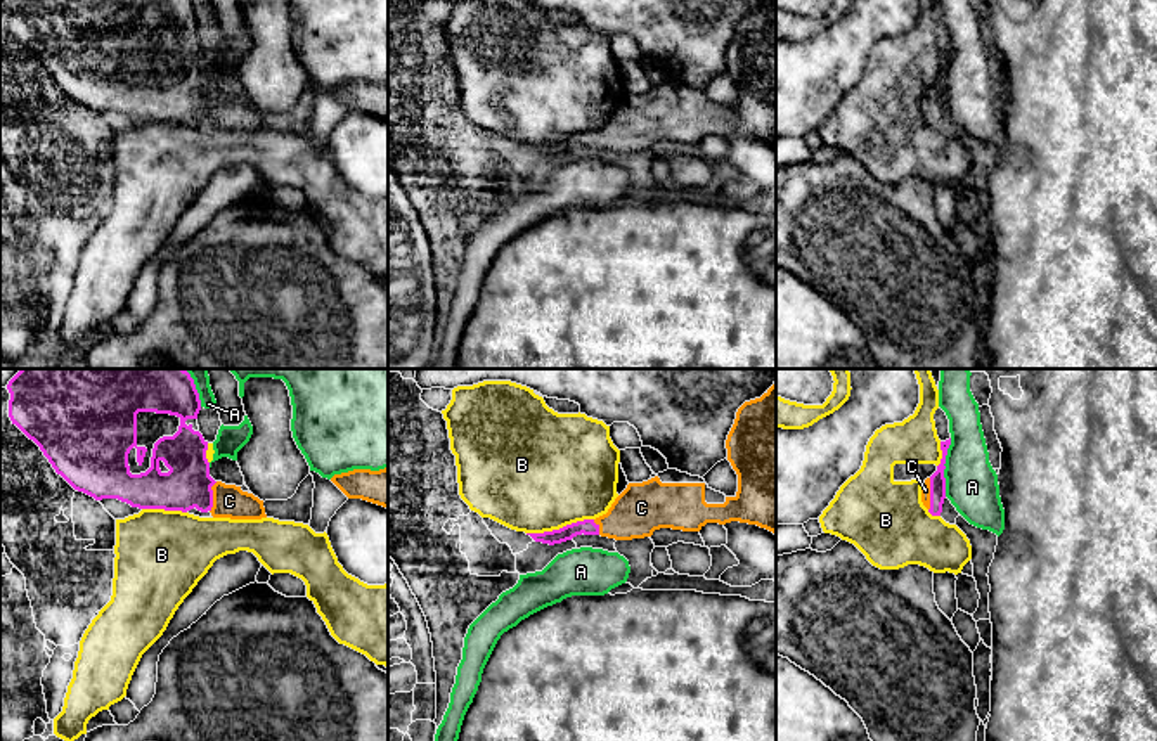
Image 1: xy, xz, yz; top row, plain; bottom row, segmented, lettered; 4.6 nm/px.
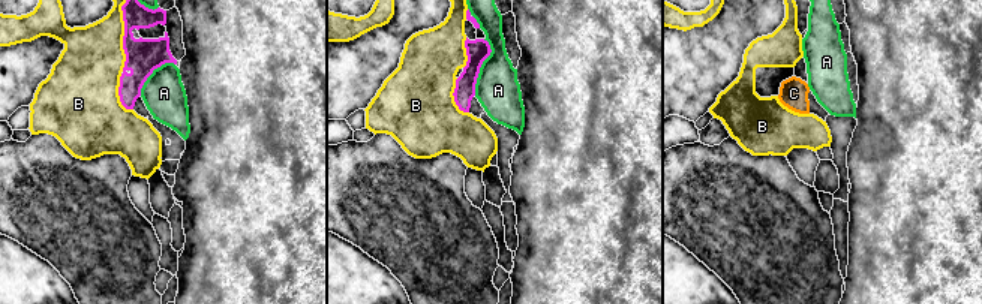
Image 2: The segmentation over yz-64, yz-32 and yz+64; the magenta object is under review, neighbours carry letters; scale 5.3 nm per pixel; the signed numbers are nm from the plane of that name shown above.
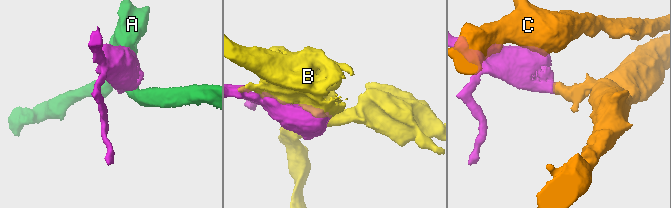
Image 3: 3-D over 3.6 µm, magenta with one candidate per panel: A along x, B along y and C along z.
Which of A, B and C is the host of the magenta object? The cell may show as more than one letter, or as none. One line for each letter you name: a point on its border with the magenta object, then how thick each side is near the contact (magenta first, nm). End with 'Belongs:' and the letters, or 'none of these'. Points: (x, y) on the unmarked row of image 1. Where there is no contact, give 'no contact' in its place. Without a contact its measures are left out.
C: meets magenta in yz at (930, 106); 80 nm thick on the magenta side, 50 nm on the other
Belongs: C

